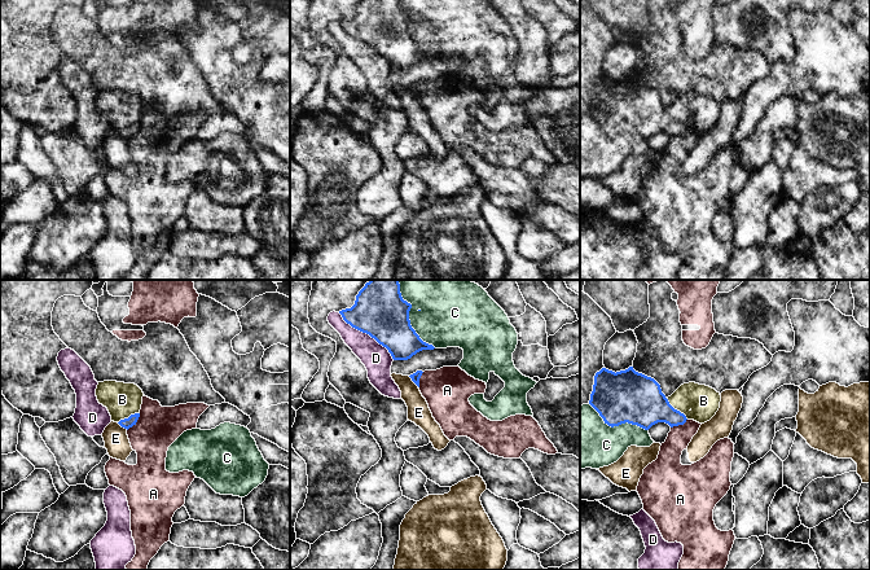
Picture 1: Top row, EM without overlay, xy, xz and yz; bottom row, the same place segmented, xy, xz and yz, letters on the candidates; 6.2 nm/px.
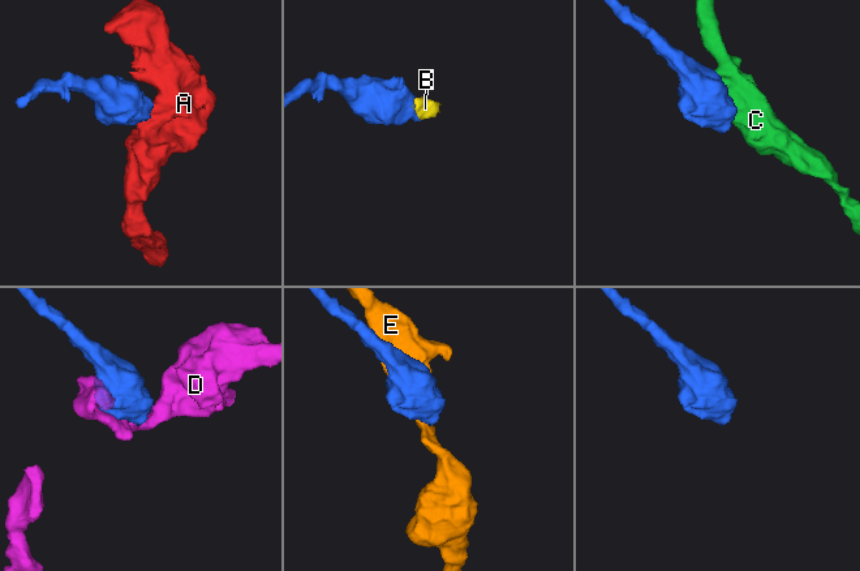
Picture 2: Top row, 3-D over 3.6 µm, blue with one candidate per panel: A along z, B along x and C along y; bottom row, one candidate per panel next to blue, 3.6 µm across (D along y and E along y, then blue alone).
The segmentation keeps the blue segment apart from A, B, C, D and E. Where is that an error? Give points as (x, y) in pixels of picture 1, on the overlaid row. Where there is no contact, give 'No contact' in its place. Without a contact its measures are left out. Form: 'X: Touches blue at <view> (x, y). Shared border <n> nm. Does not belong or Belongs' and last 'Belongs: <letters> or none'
A: Touches blue at xy (135, 422). Shared border 140 nm. Does not belong
B: Touches blue at yz (676, 410). Shared border 190 nm. Belongs
C: Touches blue at xz (408, 316). Shared border 480 nm. Does not belong
D: Touches blue at xz (367, 333). Shared border 460 nm. Does not belong
E: Touches blue at xz (413, 381). Shared border 100 nm. Does not belong
Belongs: B

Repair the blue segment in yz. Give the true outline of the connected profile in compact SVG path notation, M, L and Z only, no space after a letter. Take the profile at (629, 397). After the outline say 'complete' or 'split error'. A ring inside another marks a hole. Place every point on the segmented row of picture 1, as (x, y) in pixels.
M629 367L616 373L606 368L597 372L589 404L611 428L628 422L649 430L658 422L671 428L687 420L704 424L716 415L720 402L720 393L695 382L681 385L667 398L654 378Z | split error

